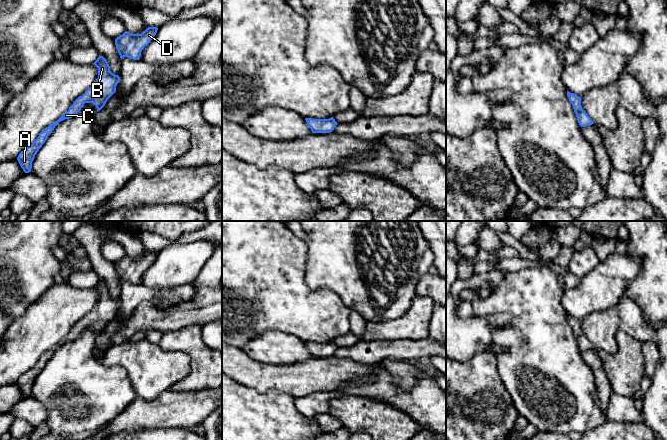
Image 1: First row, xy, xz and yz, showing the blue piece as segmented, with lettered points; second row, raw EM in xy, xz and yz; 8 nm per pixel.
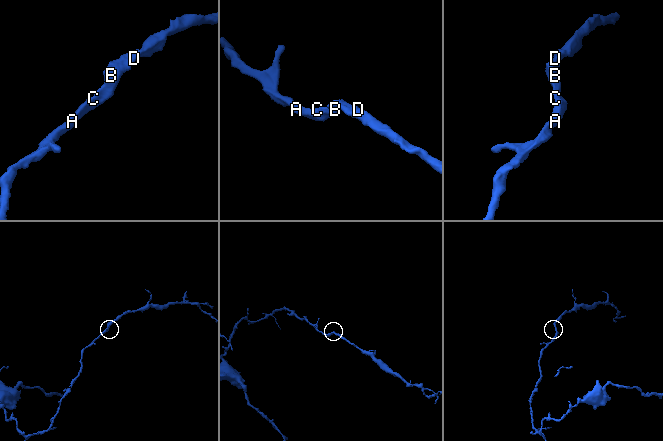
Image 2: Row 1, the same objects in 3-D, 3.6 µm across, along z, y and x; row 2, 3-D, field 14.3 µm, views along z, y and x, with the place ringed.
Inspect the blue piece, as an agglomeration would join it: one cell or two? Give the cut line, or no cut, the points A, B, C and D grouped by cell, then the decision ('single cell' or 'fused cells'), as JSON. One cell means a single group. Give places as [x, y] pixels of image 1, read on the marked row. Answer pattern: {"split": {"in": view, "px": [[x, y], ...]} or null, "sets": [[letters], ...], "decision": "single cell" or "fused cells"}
{"split": null, "sets": [["A", "B", "C", "D"]], "decision": "single cell"}

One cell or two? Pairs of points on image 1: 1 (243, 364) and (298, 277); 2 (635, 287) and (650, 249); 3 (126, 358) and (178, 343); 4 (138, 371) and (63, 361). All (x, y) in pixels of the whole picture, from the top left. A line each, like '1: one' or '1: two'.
1: two
2: one
3: two
4: two

